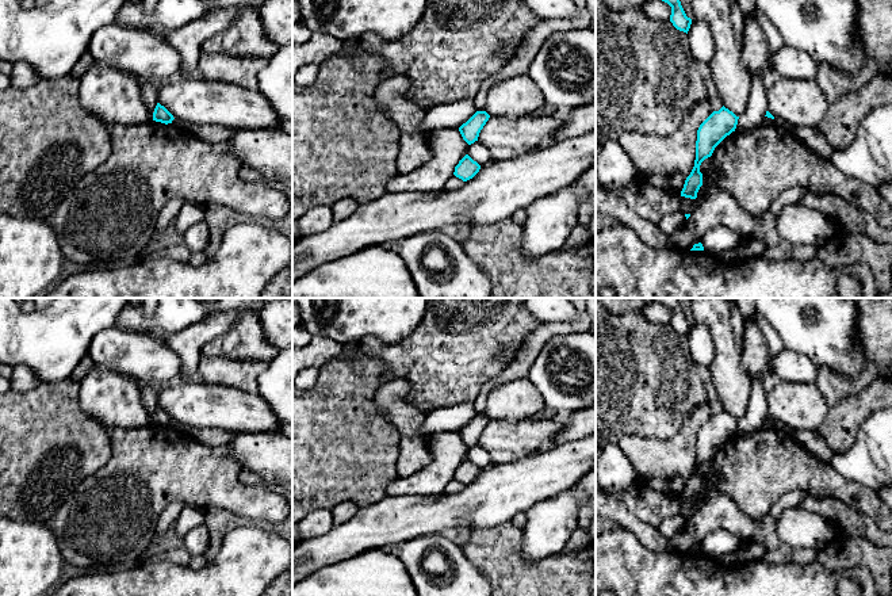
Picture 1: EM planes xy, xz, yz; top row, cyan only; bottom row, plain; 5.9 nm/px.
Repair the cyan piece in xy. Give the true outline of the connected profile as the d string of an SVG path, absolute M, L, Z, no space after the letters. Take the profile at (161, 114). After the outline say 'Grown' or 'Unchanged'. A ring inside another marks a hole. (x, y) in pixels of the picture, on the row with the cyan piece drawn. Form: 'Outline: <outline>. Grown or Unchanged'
Outline: M157 103L154 112L153 112L153 121L161 122L161 123L172 123L173 115L160 103Z. Unchanged

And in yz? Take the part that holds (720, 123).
Outline: M724 106L713 111L698 127L696 141L696 160L690 175L686 177L681 196L696 199L703 186L701 163L711 157L715 148L732 131L735 131L739 116Z. Unchanged

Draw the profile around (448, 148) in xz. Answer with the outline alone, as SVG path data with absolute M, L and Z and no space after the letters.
M434 129L429 131L430 158L420 168L398 172L386 184L387 192L441 191L453 176L455 167L467 154L468 144L459 129Z

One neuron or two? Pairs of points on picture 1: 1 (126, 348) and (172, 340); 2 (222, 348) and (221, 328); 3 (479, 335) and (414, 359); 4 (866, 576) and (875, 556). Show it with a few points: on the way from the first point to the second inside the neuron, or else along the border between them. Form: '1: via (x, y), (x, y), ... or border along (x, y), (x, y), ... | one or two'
1: border along (163, 342), (177, 355), (182, 369) | two
2: border along (244, 313), (232, 328), (209, 340), (201, 354) | two
3: via (463, 342), (446, 359), (431, 359) | one
4: border along (835, 570), (865, 568), (875, 581) | two

